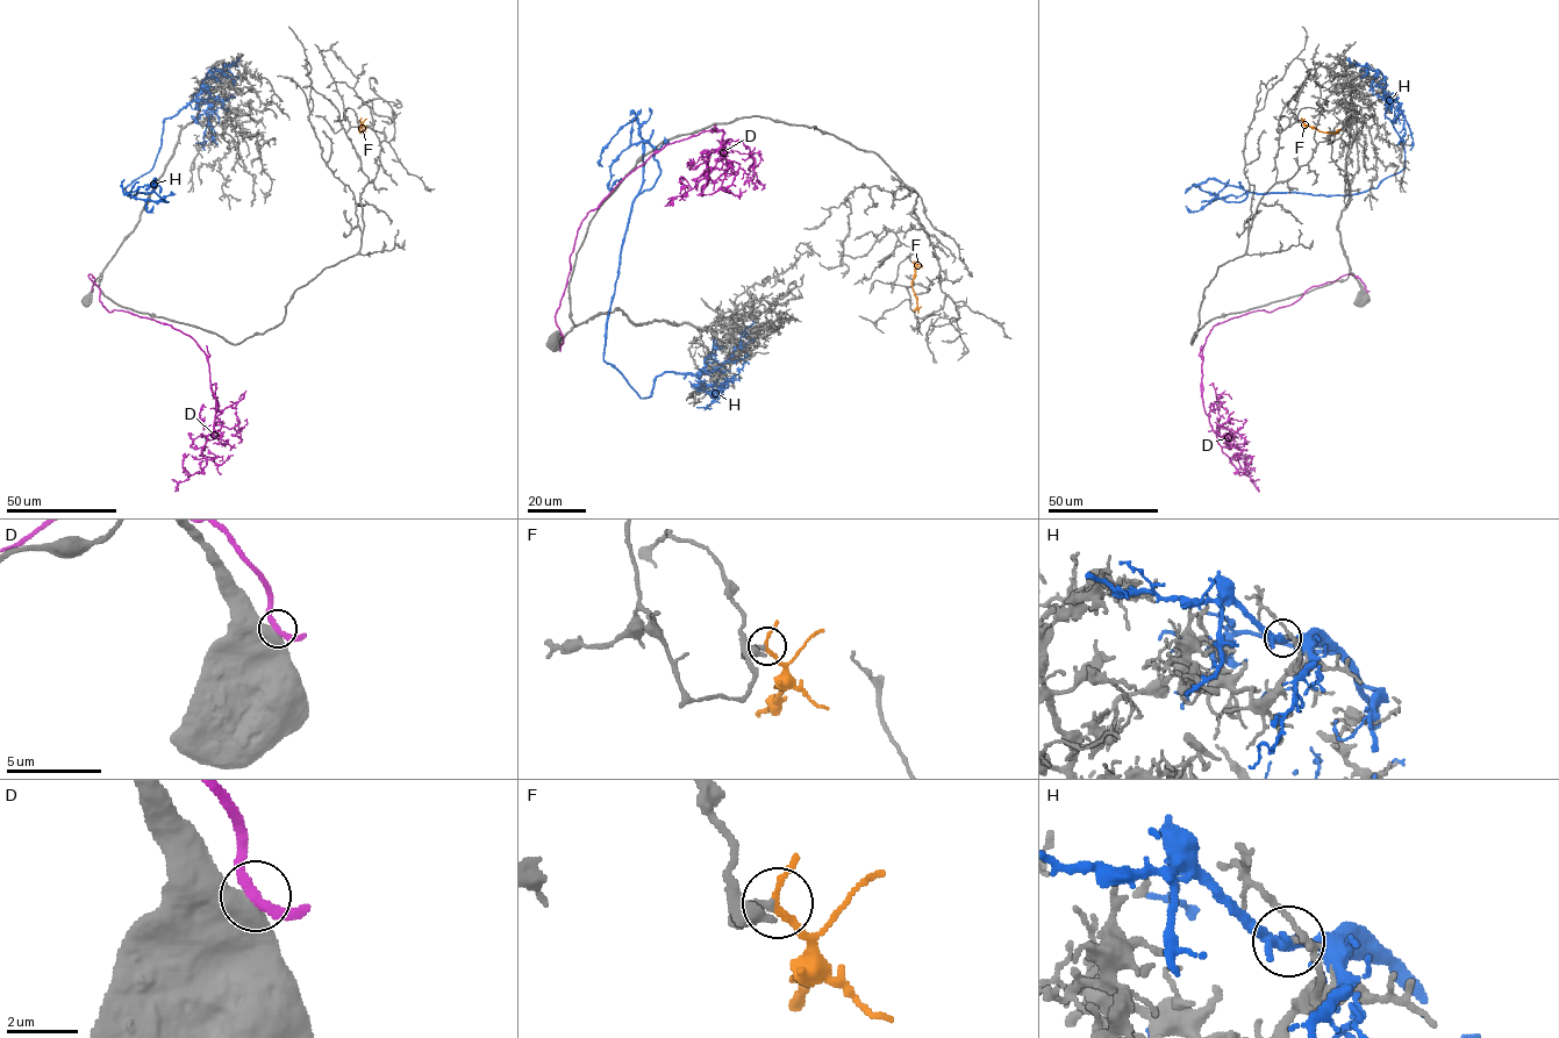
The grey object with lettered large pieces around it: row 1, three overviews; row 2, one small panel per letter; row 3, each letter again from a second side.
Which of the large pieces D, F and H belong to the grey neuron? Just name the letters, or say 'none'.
F

